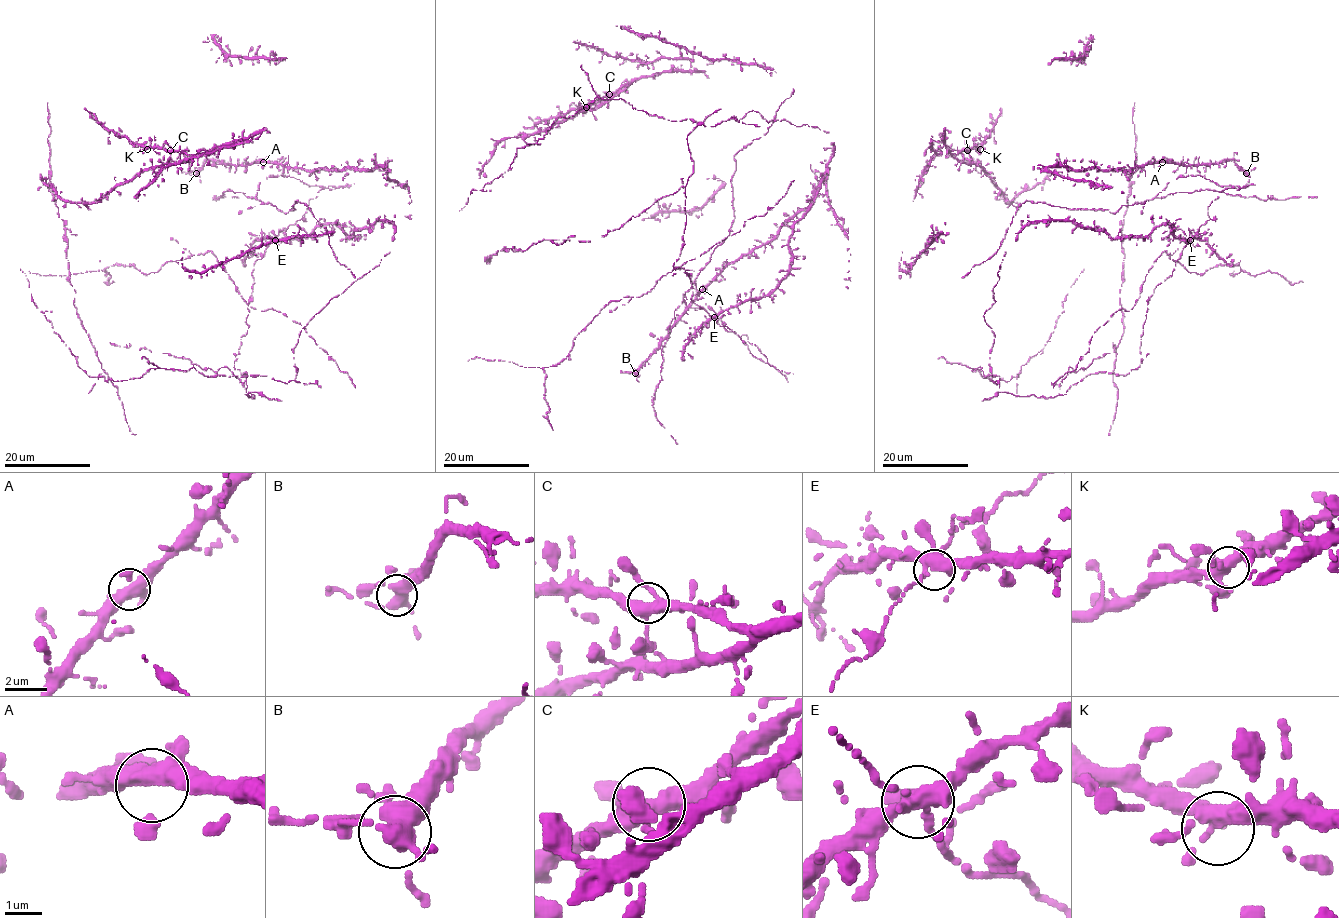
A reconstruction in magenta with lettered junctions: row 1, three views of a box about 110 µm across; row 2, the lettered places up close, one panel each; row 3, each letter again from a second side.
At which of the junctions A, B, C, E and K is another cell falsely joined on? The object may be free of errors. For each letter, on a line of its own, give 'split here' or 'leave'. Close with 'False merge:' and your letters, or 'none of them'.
A: leave
B: leave
C: leave
E: leave
K: leave
False merge: none of them

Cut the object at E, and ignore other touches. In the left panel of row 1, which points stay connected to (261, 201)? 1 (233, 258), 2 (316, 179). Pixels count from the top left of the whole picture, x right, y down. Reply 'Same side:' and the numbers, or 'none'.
Same side: 1, 2

